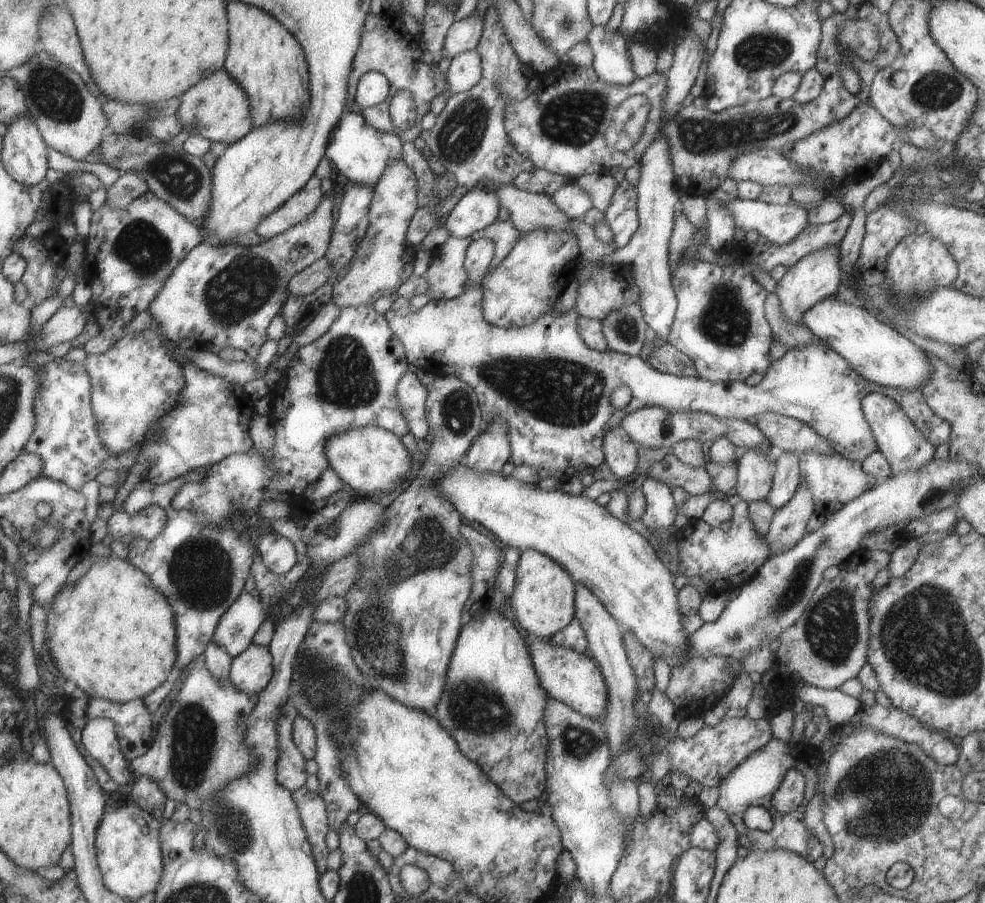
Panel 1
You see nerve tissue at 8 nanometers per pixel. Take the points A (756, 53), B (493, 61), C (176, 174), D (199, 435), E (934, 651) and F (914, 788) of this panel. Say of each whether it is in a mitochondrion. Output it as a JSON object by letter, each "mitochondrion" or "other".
{"A":"mitochondrion","B":"other","C":"mitochondrion","D":"mitochondrion","E":"mitochondrion","F":"mitochondrion"}

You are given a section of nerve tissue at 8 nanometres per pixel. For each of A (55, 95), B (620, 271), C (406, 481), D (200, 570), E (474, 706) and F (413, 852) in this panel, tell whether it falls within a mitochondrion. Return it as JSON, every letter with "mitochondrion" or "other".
{"A":"mitochondrion","B":"other","C":"other","D":"mitochondrion","E":"mitochondrion","F":"other"}

